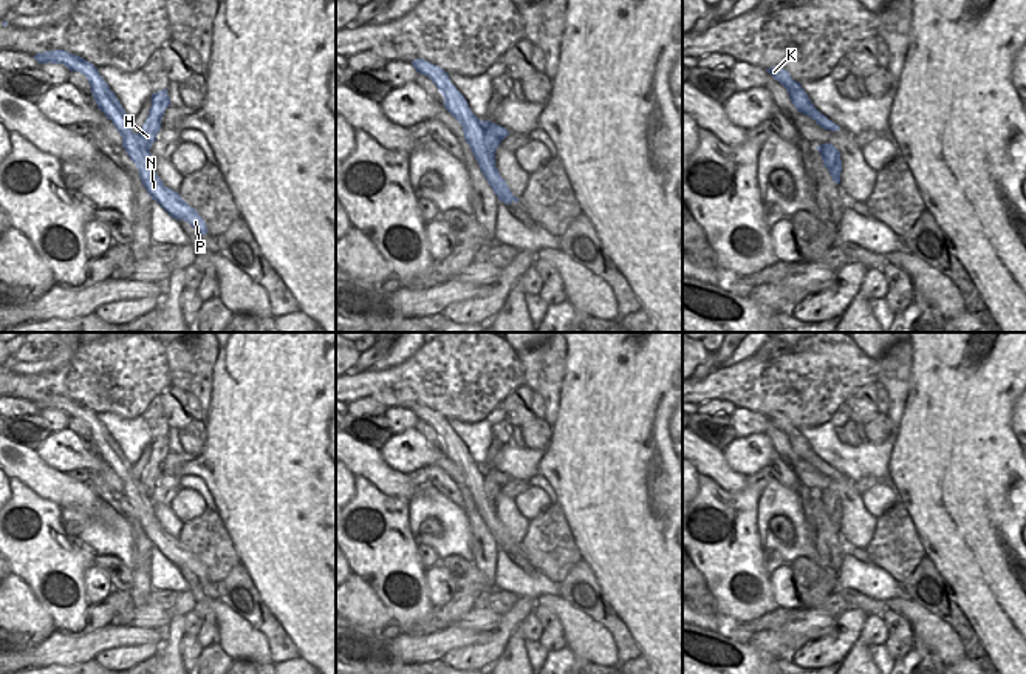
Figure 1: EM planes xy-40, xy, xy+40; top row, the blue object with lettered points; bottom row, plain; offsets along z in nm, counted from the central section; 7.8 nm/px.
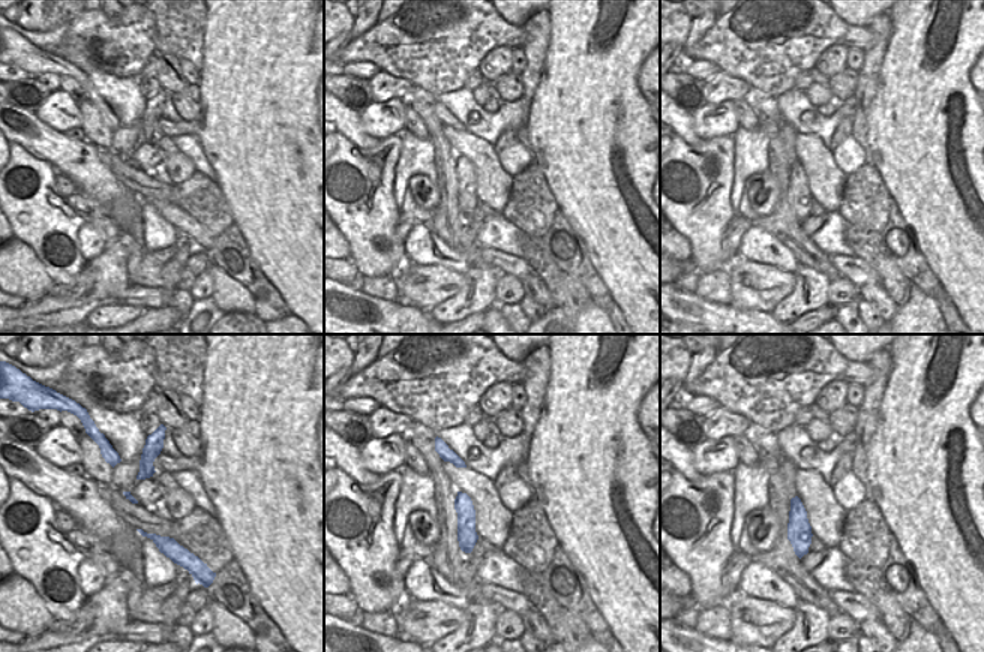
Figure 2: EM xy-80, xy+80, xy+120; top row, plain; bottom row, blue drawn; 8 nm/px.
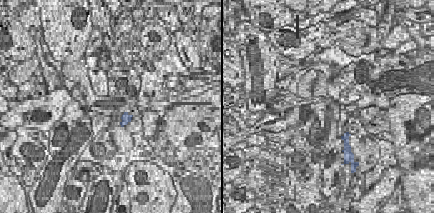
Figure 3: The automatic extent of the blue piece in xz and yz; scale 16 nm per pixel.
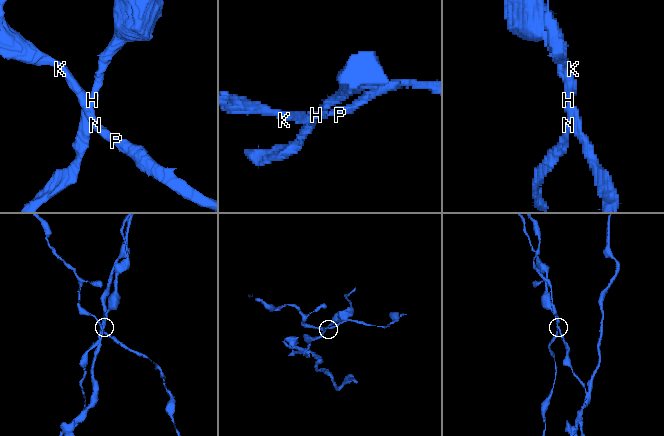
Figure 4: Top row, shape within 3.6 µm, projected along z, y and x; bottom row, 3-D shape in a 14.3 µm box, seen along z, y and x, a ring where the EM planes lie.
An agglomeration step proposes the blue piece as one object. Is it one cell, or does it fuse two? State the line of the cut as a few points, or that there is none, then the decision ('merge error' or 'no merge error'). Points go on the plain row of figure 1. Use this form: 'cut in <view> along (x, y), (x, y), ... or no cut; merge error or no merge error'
cut in xy along (486, 469), (486, 492), (474, 501); merge error

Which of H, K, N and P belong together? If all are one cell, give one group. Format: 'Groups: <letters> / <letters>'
Groups: H / K N P.

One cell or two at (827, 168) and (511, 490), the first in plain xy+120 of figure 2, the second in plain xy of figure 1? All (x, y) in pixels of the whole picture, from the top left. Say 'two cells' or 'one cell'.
two cells

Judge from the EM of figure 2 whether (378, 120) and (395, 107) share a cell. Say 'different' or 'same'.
same

